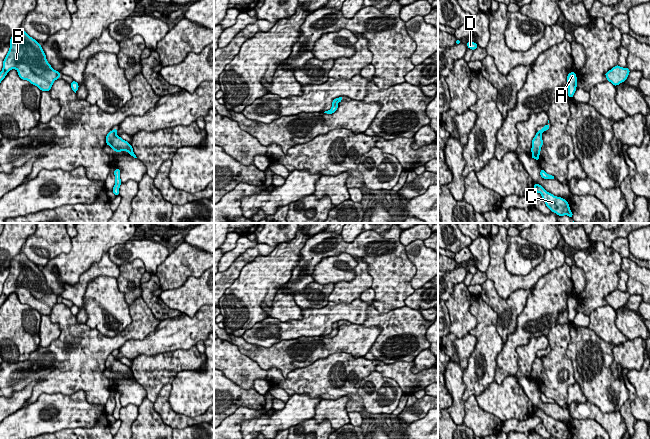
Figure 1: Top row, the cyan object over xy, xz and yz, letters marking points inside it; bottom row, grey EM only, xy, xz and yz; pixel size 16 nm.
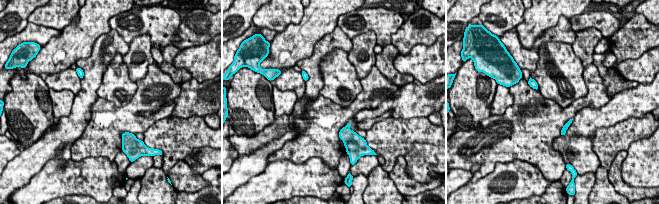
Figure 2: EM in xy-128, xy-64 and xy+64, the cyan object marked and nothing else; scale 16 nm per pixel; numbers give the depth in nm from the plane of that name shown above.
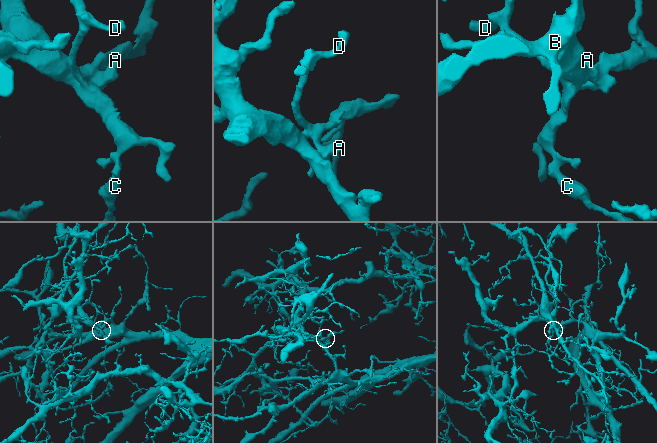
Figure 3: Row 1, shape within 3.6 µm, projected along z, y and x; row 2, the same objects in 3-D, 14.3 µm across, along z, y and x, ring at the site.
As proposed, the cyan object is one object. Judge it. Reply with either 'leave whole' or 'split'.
split

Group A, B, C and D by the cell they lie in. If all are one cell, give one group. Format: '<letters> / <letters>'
A D / B C

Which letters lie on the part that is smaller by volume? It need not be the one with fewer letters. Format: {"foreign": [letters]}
{"foreign": ["A", "D"]}

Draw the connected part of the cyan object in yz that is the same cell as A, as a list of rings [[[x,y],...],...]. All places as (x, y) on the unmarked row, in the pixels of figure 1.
[[[570,296],[567,300],[568,321],[572,322],[577,314],[577,301],[575,296]]]

